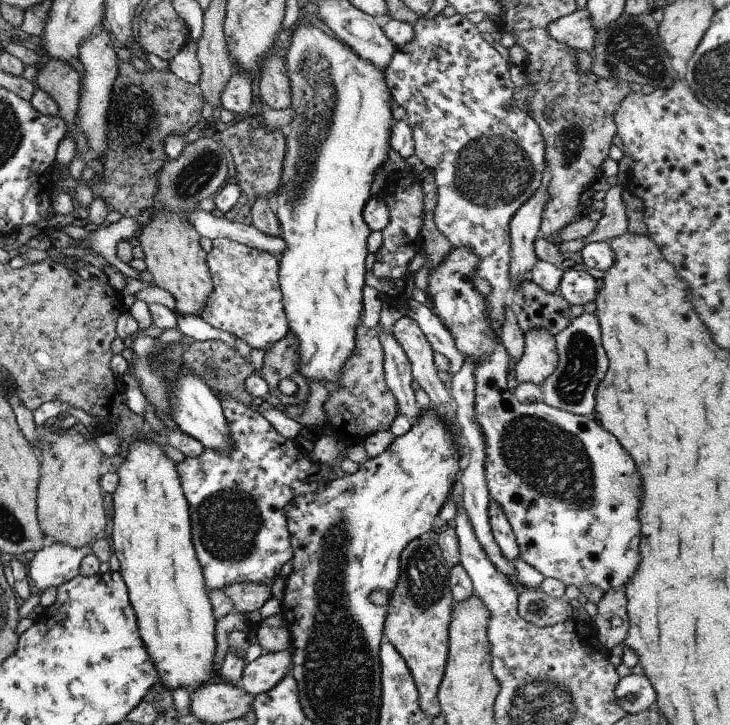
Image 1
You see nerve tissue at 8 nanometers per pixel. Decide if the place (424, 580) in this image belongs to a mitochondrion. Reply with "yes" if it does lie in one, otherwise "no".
yes

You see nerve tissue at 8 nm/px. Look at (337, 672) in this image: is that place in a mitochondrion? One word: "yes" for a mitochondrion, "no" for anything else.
yes

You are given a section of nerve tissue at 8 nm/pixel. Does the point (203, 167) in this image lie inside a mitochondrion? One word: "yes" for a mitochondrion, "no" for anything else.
yes

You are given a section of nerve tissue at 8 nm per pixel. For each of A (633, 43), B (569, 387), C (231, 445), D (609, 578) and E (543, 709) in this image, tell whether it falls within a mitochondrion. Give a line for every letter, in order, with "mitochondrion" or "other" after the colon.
A: mitochondrion
B: mitochondrion
C: other
D: other
E: mitochondrion

